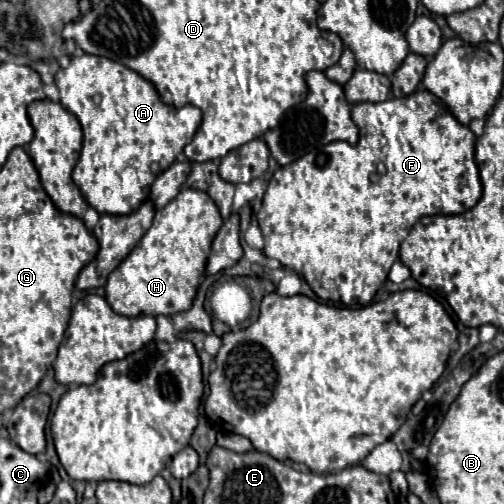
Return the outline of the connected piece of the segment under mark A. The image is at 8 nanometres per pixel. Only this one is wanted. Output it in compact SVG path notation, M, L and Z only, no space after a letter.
M85 53L78 58L72 58L70 66L64 70L58 70L54 78L60 90L62 106L80 120L82 132L84 132L82 152L72 172L74 182L78 184L86 202L92 208L96 208L100 214L134 212L148 198L150 186L156 180L156 176L164 172L164 168L170 168L176 156L192 140L192 136L196 134L200 126L202 112L190 104L184 106L182 110L164 104L158 96L156 86L150 80L142 78L138 72L130 70L128 66L108 60L104 56L92 56Z

